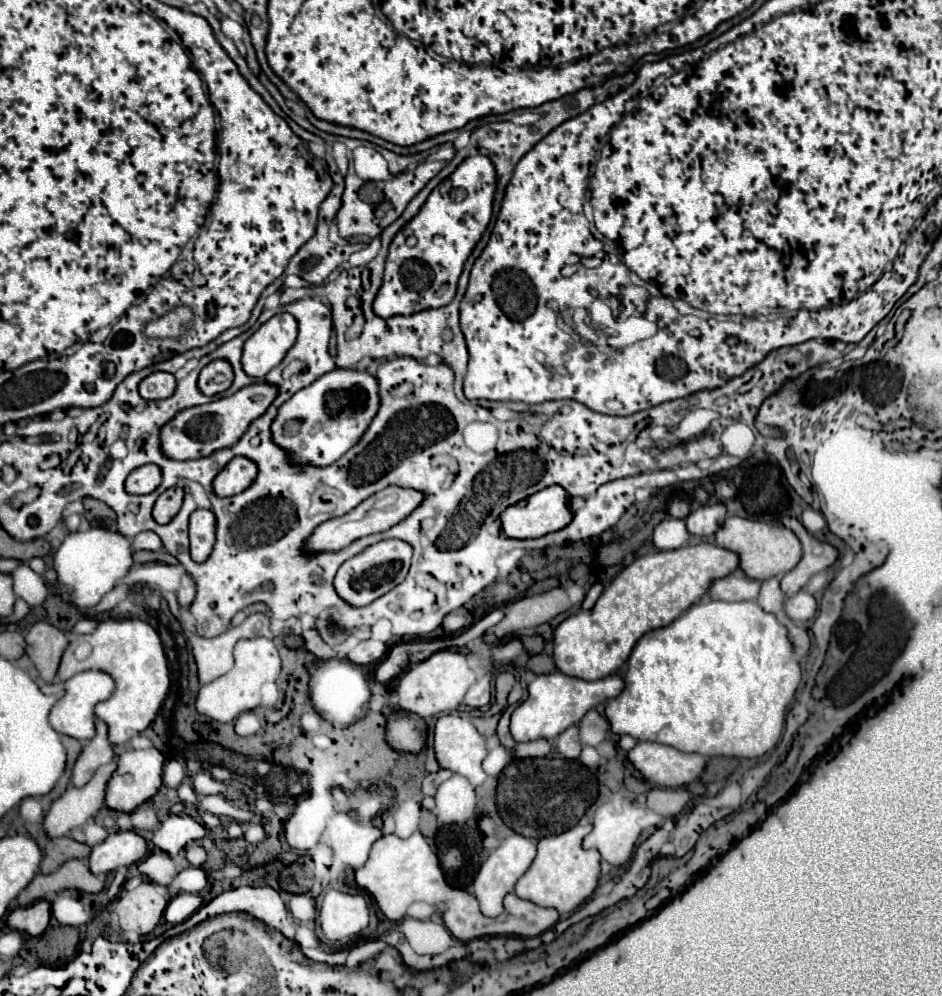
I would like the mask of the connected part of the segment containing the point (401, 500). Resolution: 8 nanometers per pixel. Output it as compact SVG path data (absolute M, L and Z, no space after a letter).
M388 486L388 488L372 494L368 500L364 500L360 506L356 506L348 514L322 522L314 530L314 534L306 540L306 548L314 550L314 552L342 550L362 536L370 536L370 534L390 530L392 526L396 526L396 522L402 522L408 514L412 514L412 510L416 510L416 506L420 506L422 500L424 500L424 494L420 494L420 490L408 490L408 488L402 488L402 486Z

